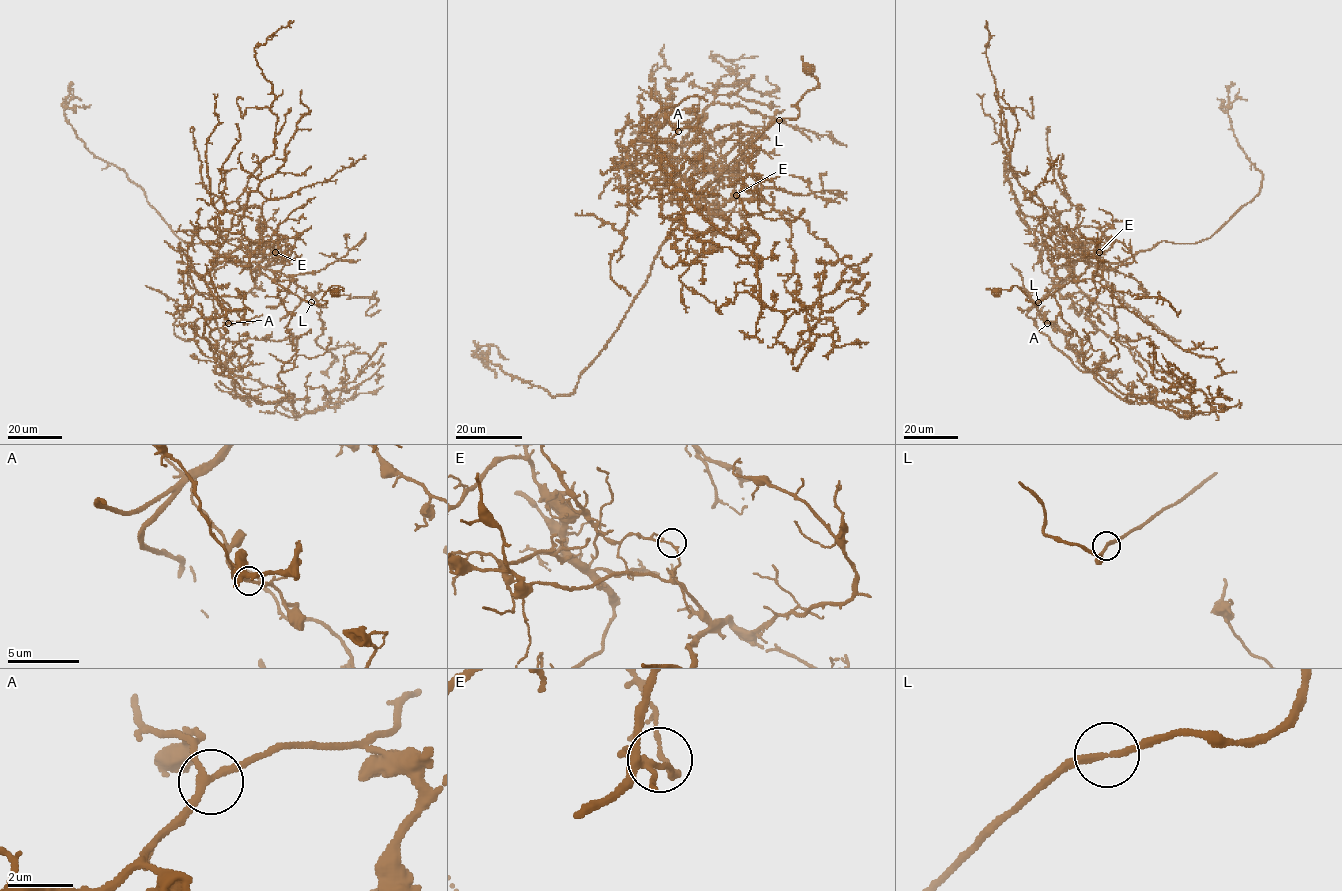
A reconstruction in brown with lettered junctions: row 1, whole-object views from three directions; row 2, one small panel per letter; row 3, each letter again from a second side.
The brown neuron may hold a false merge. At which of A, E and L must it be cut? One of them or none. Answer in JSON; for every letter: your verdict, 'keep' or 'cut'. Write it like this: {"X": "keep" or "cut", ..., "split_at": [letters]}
{"A": "keep", "E": "cut", "L": "keep", "split_at": ["E"]}

